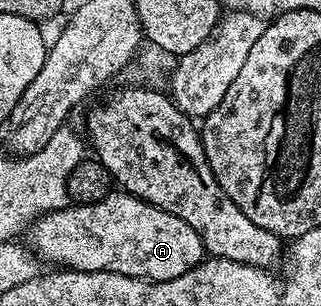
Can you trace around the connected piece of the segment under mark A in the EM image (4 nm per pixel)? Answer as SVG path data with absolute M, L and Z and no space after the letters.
M112 192L98 203L68 204L61 210L37 217L29 223L28 234L29 249L46 263L55 262L51 264L70 270L115 272L132 278L147 278L151 282L175 280L175 276L183 276L188 270L195 269L206 257L205 245L201 243L199 232L195 232L191 224L179 220L179 216L171 212L163 212L147 204L142 198L124 192Z

